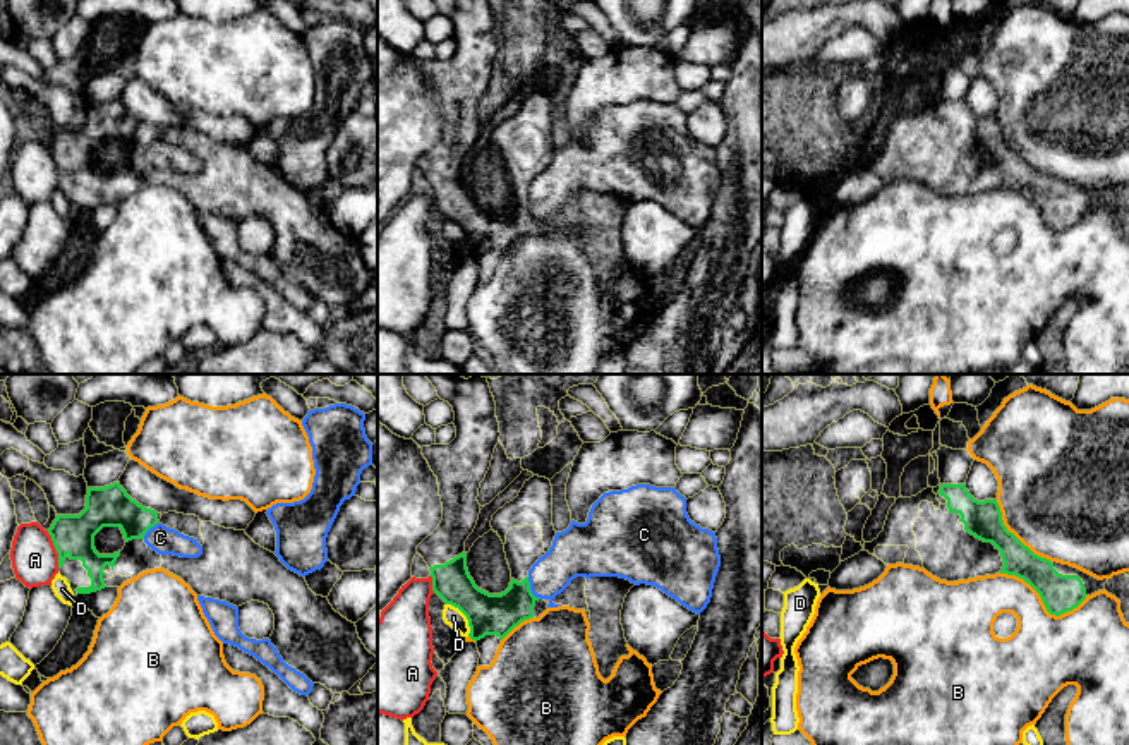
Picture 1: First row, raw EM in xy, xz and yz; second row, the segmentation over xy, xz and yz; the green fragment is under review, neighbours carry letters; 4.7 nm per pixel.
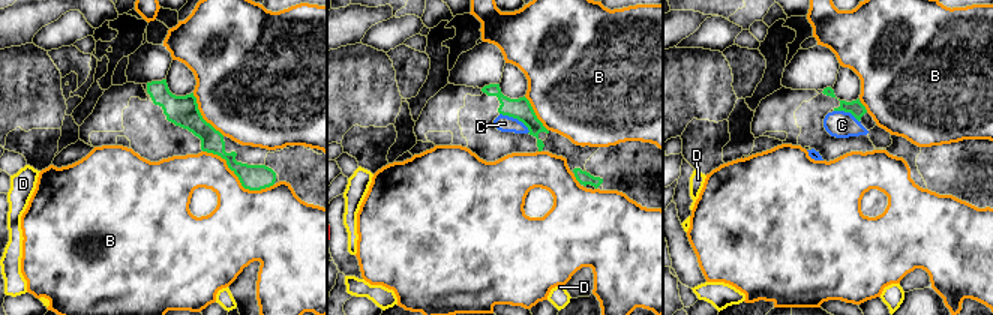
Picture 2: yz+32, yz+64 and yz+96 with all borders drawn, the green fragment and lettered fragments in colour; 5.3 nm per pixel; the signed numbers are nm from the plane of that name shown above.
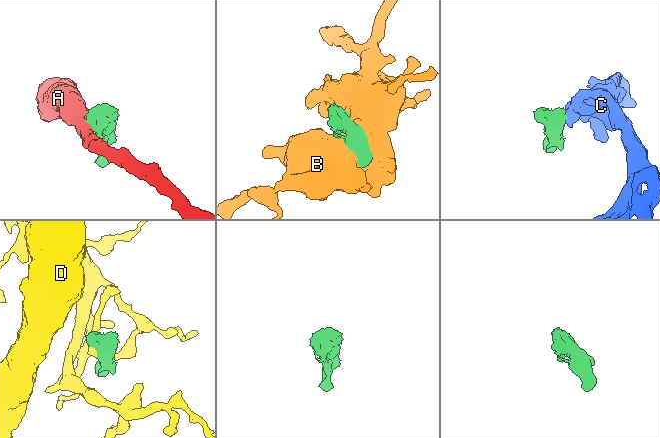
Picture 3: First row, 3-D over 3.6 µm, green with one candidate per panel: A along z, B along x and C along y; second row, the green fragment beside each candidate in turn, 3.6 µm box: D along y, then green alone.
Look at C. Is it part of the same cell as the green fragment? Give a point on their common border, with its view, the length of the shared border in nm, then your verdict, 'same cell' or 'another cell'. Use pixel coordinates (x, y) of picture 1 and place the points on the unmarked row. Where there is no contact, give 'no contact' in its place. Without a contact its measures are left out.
contact xz (529, 205); length 120 nm; another cell

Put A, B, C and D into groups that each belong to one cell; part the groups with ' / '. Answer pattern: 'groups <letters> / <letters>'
groups A / B / C / D

